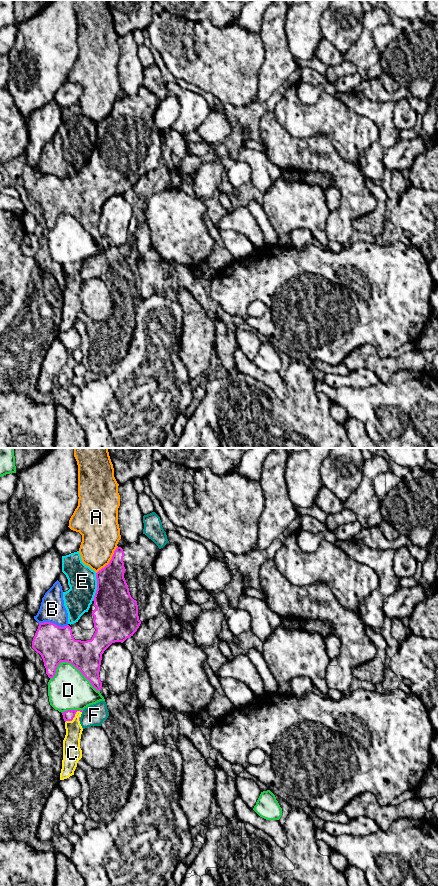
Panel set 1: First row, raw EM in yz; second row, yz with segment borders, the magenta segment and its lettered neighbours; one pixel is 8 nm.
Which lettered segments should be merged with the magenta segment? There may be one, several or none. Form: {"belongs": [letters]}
{"belongs": ["C"]}

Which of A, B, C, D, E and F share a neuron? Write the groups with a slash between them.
A / B E / C / D / F

